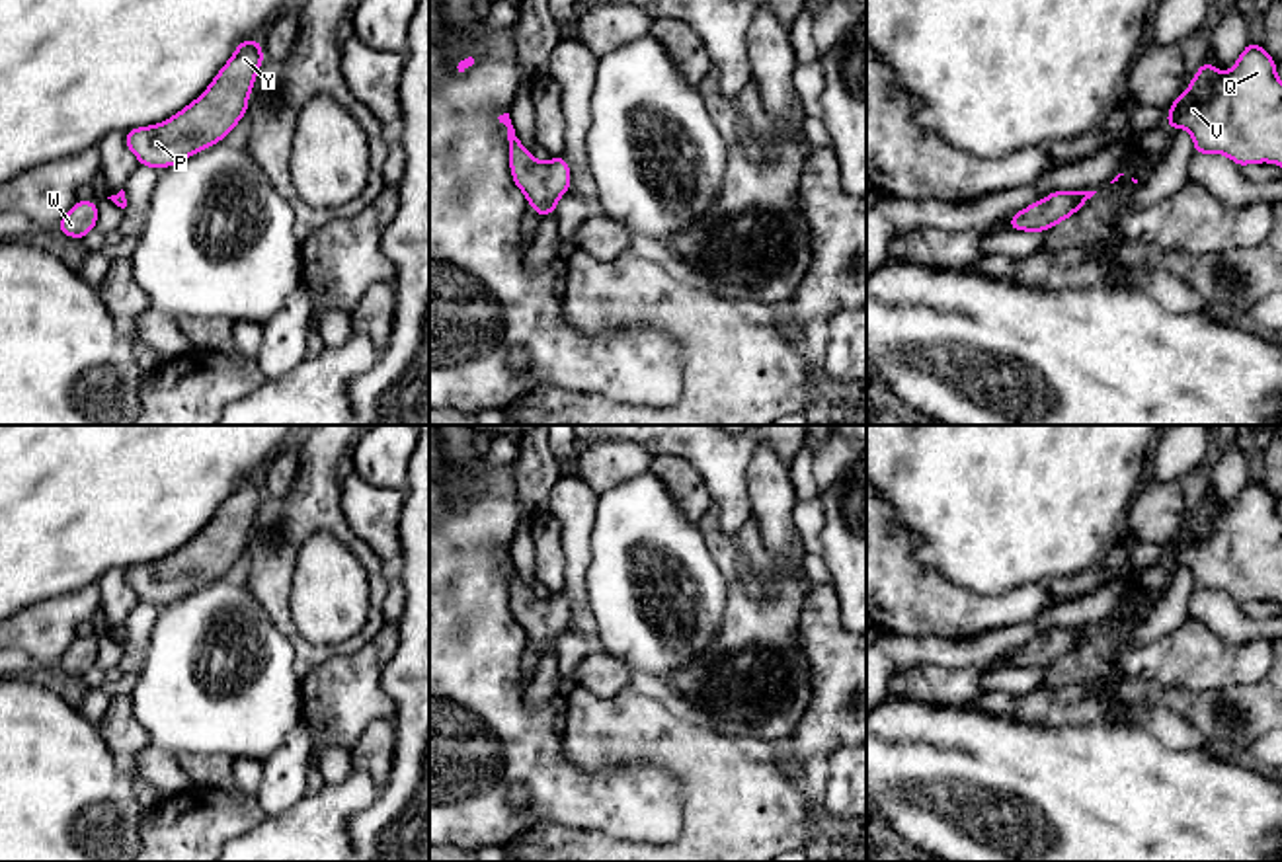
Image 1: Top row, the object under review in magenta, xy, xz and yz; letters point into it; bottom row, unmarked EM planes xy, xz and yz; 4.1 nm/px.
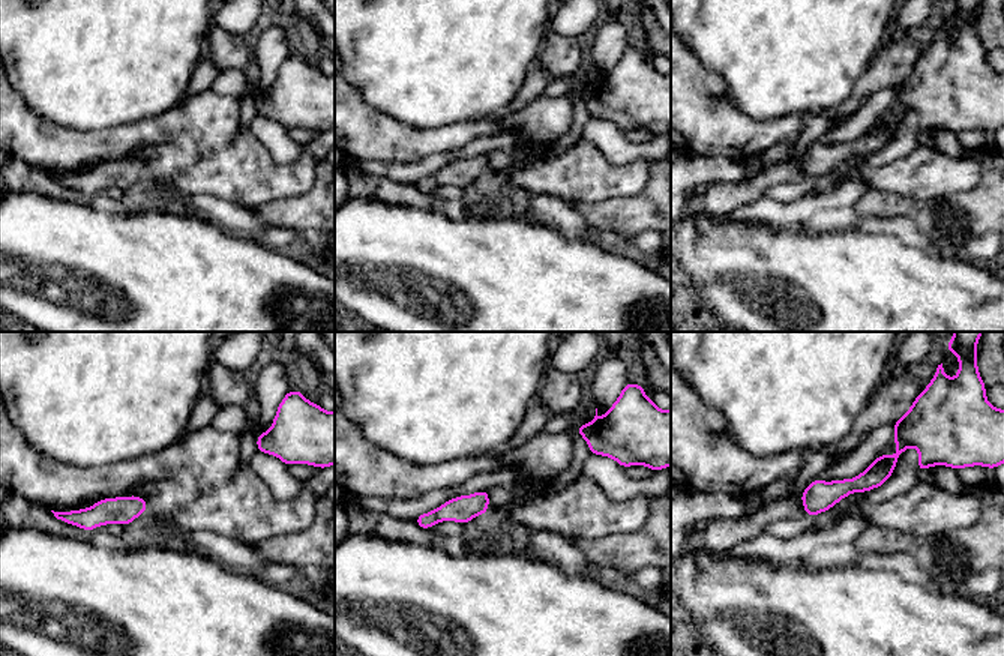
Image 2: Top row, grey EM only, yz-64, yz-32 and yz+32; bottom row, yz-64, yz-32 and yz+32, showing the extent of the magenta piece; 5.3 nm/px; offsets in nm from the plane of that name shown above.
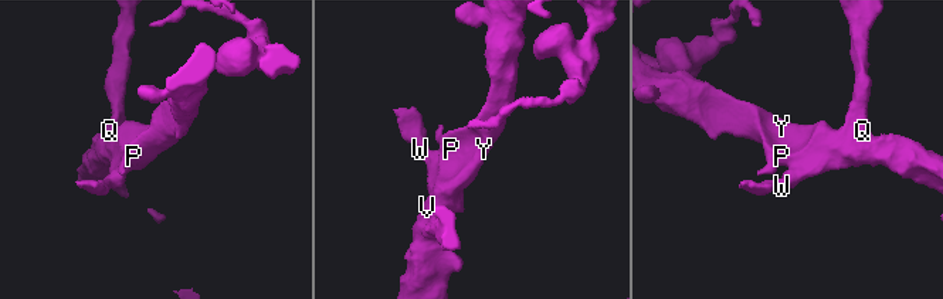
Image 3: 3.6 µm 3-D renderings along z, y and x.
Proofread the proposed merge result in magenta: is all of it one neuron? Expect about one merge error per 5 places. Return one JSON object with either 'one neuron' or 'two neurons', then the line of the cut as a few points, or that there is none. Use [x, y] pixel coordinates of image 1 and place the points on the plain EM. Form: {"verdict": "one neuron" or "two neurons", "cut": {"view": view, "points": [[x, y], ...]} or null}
{"verdict": "one neuron", "cut": null}

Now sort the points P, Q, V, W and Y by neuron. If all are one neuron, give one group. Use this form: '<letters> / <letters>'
P Q V W Y

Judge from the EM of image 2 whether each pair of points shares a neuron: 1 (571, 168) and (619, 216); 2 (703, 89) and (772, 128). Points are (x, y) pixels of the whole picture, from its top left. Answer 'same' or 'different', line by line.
1: different
2: same

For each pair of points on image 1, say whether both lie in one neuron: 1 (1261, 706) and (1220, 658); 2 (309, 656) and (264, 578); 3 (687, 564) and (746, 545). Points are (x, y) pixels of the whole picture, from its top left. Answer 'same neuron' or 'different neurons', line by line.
1: different neurons
2: same neuron
3: different neurons

